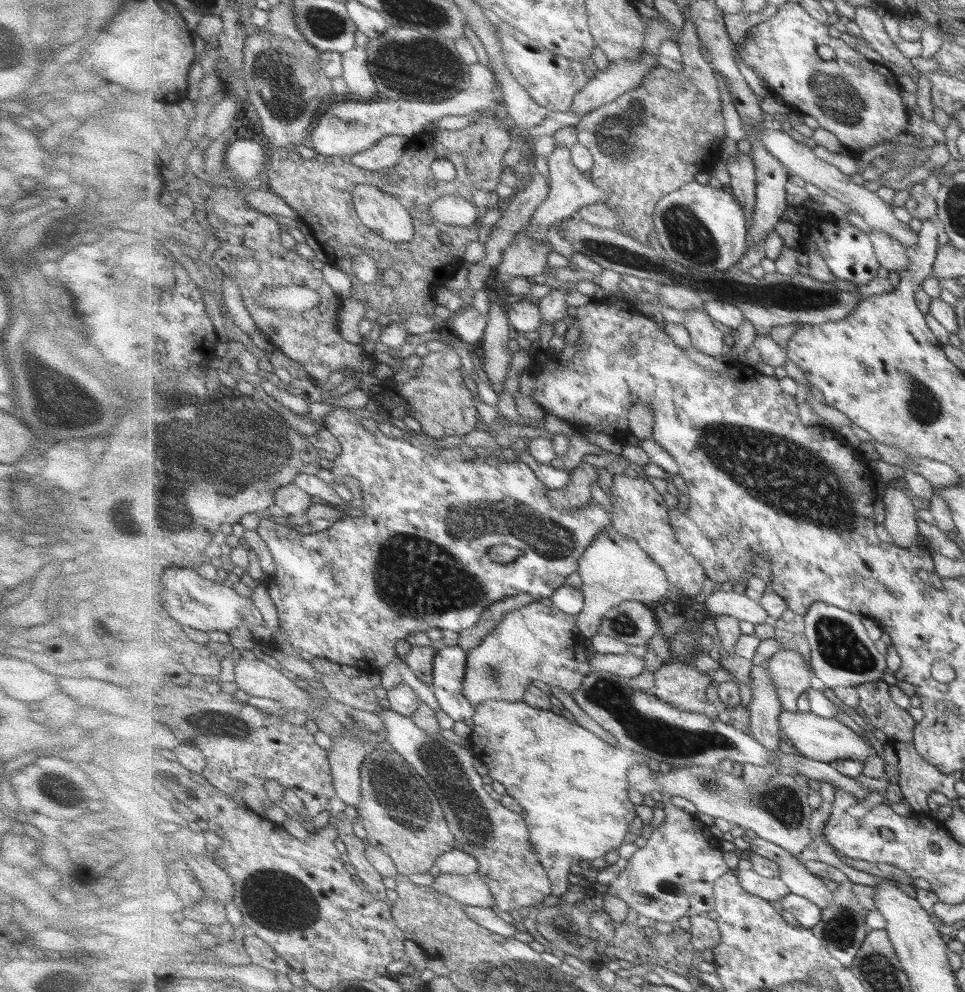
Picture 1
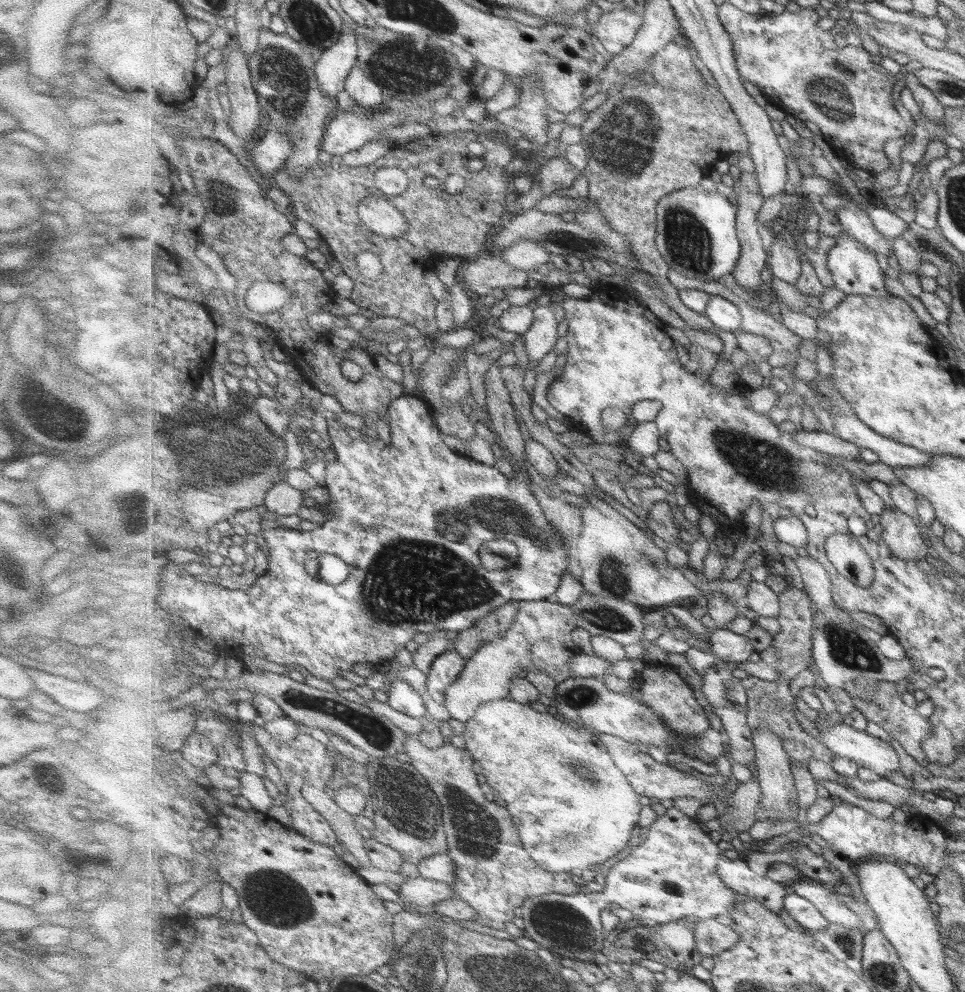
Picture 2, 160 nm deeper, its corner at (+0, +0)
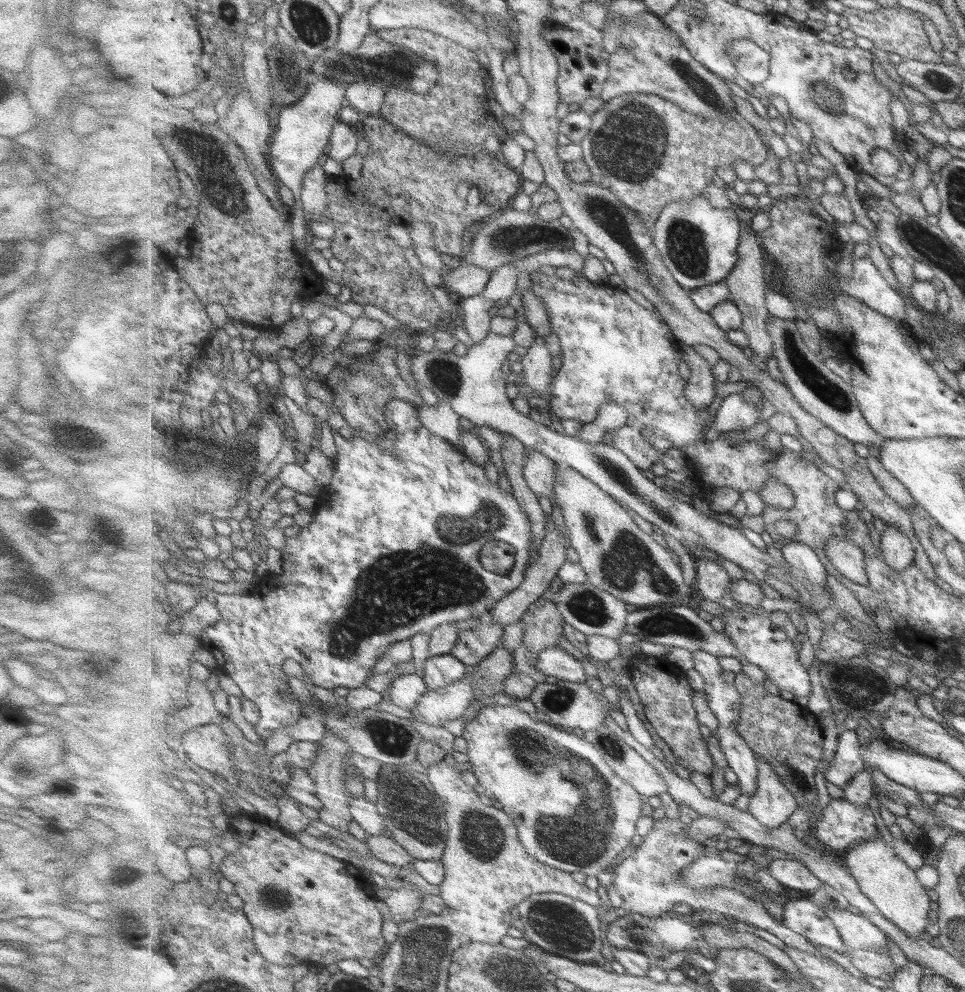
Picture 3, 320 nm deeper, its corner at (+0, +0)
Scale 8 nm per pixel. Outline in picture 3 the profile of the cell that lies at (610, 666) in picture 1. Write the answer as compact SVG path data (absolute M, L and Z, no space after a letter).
M549 647L539 653L537 668L547 676L554 676L581 684L587 680L581 660L559 647Z

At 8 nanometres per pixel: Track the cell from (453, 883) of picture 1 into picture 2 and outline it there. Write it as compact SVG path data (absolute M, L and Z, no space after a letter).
M422 877L407 878L397 894L407 901L407 907L421 914L433 912L434 905L441 900L457 898L453 885Z

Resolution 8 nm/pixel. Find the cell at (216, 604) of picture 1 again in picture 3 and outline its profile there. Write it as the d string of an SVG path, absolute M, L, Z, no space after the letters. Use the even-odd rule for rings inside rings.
M394 398L387 402L385 416L392 424L389 429L390 435L385 439L351 439L351 436L341 436L337 429L332 431L337 457L335 458L335 470L331 483L320 488L320 494L325 500L325 507L323 508L323 502L321 502L319 509L313 510L313 522L308 527L301 529L297 536L285 539L285 546L280 549L283 572L277 575L277 578L273 578L273 582L265 582L267 588L256 585L254 589L249 589L248 593L235 595L214 592L211 585L205 587L193 585L198 588L202 598L210 600L222 614L219 622L204 630L201 640L196 645L215 656L218 665L214 672L217 676L225 675L232 678L243 691L244 697L253 701L260 708L260 719L254 724L254 728L265 742L270 736L273 736L275 730L297 724L303 715L299 704L291 702L290 696L284 691L289 688L289 676L283 670L285 660L297 662L314 685L322 686L329 691L333 691L335 688L351 690L351 688L363 687L363 684L374 674L377 663L387 654L387 650L389 650L387 646L394 642L410 639L415 634L430 635L435 631L435 628L445 624L457 624L457 622L465 622L473 617L484 620L487 613L494 608L499 600L505 599L510 592L521 586L523 579L526 578L528 566L531 565L530 560L537 558L538 552L534 550L533 524L515 494L506 494L496 483L491 484L485 476L483 466L475 464L464 451L457 449L450 441L443 440L442 437L431 433L431 430L423 425L422 414L414 405ZM495 540L506 542L516 548L515 564L510 574L500 575L489 572L482 565L481 549Z

